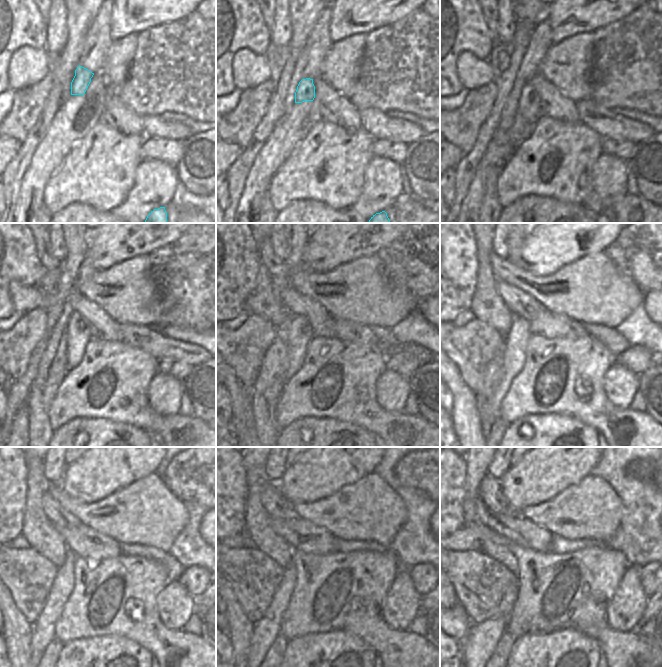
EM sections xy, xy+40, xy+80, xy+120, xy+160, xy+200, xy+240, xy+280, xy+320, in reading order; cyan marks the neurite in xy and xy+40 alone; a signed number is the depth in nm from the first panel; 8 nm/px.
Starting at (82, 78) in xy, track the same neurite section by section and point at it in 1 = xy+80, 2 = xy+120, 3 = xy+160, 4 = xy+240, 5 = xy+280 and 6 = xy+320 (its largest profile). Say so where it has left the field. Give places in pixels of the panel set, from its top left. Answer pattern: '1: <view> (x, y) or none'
1: xy+80 (529, 107)
2: xy+120 (78, 330)
3: xy+160 (300, 332)
4: xy+240 (62, 587)
5: xy+280 (280, 601)
6: xy+320 (510, 595)

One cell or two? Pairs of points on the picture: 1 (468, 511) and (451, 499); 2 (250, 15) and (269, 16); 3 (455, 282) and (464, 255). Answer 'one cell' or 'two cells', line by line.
1: two cells
2: two cells
3: one cell

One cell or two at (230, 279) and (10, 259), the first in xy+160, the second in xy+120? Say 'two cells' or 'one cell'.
one cell

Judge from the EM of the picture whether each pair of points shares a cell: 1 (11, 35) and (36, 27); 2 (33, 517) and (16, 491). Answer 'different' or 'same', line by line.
1: same
2: different

